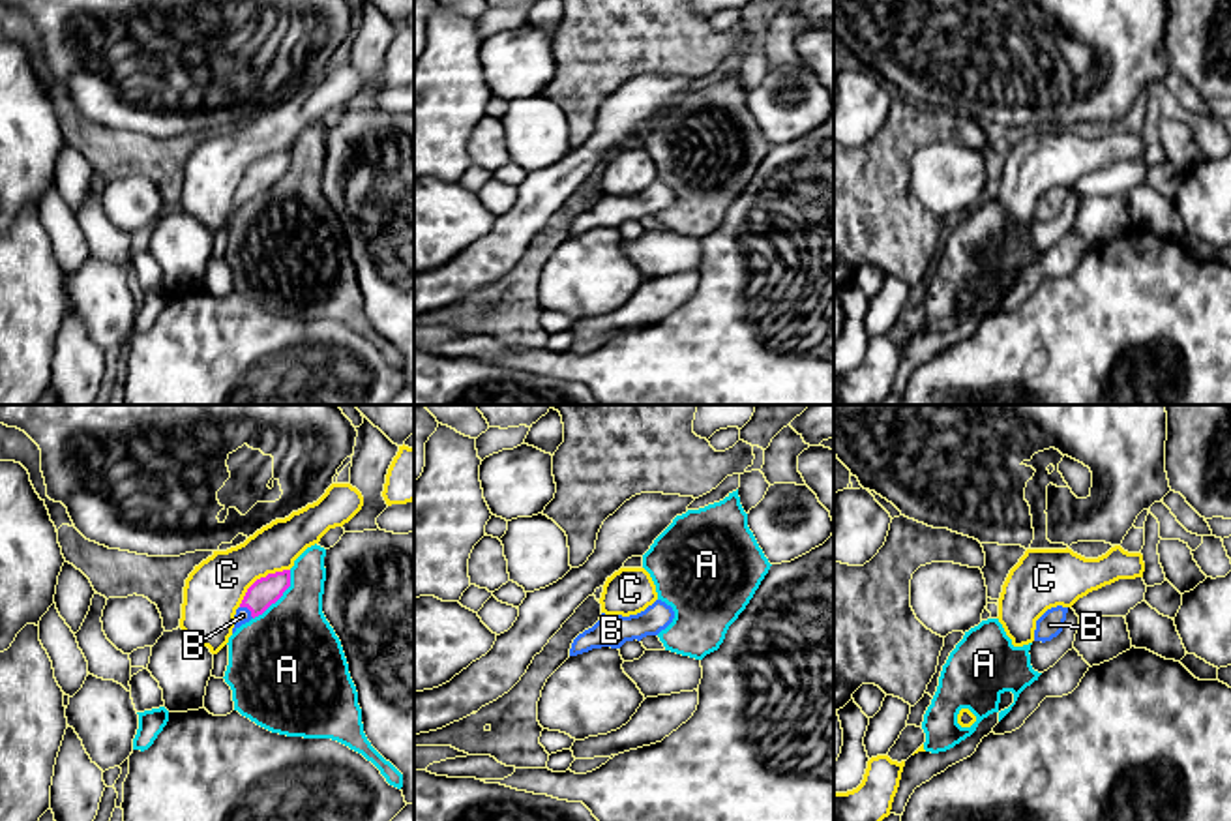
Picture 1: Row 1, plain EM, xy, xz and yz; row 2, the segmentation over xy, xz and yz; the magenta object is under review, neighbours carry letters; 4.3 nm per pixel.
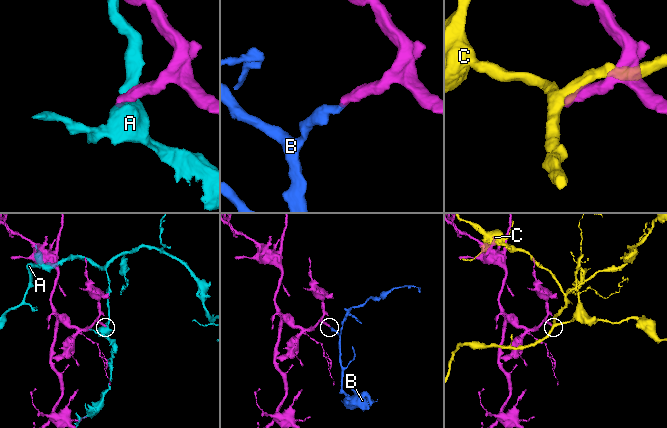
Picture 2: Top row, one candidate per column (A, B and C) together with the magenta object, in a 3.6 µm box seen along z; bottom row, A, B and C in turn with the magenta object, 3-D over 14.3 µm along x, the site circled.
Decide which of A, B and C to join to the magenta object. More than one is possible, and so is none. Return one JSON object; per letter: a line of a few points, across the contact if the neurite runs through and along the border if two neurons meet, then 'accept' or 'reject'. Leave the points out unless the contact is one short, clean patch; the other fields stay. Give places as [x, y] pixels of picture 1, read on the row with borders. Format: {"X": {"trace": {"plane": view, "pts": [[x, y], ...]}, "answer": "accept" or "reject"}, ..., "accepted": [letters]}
{"A": {"answer": "reject"}, "B": {"trace": {"plane": "xy", "pts": [[263, 593], [248, 608], [242, 615]]}, "answer": "accept"}, "C": {"trace": {"plane": "xy", "pts": [[289, 568], [259, 578], [238, 606]]}, "answer": "reject"}, "accepted": ["B"]}

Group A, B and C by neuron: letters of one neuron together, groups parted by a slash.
A / B / C

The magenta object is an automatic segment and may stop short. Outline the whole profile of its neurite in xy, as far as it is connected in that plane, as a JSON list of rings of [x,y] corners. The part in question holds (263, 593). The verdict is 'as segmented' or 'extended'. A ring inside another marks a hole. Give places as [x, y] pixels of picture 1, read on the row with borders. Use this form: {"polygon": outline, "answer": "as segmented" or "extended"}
{"polygon": [[[290,570],[268,574],[257,579],[245,592],[234,615],[232,634],[251,619],[262,615],[290,587]]], "answer": "extended"}

